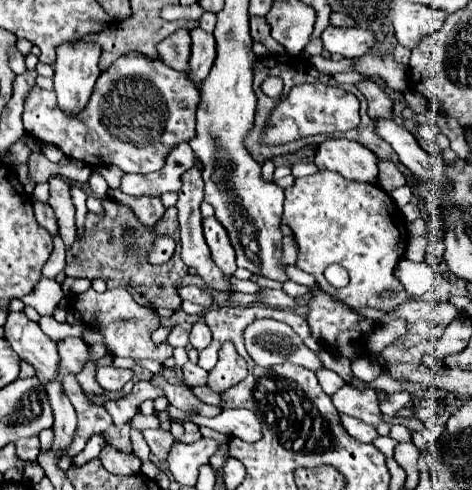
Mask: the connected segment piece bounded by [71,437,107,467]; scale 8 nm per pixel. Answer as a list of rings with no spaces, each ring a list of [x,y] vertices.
[[[91,437],[91,441],[87,443],[87,447],[85,447],[79,455],[75,455],[75,457],[71,459],[71,465],[73,465],[73,467],[79,467],[79,465],[85,465],[85,461],[95,459],[95,457],[99,455],[99,451],[103,449],[103,445],[107,445],[107,443],[103,441],[103,437]]]

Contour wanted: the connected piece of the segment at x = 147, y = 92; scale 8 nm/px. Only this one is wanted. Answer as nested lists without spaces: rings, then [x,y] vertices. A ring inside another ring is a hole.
[[[127,53],[119,57],[109,69],[101,71],[93,95],[83,111],[77,115],[67,115],[59,109],[55,93],[33,87],[25,97],[23,125],[27,135],[39,139],[41,143],[59,147],[67,157],[87,163],[89,167],[97,165],[117,165],[125,173],[151,173],[159,171],[165,165],[167,153],[183,141],[195,137],[195,109],[199,105],[199,91],[191,85],[185,73],[179,73],[167,67],[161,59],[149,59],[141,53]]]

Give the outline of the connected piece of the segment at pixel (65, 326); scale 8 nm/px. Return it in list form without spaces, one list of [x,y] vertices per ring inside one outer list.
[[[41,317],[39,319],[39,327],[53,339],[53,341],[61,341],[65,337],[81,337],[83,333],[83,323],[57,323],[53,317]]]

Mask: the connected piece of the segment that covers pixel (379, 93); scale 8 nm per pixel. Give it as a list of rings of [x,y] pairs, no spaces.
[[[365,79],[365,81],[359,81],[355,85],[369,101],[369,115],[371,117],[393,117],[391,109],[393,109],[393,101],[389,99],[389,95],[371,79]]]

